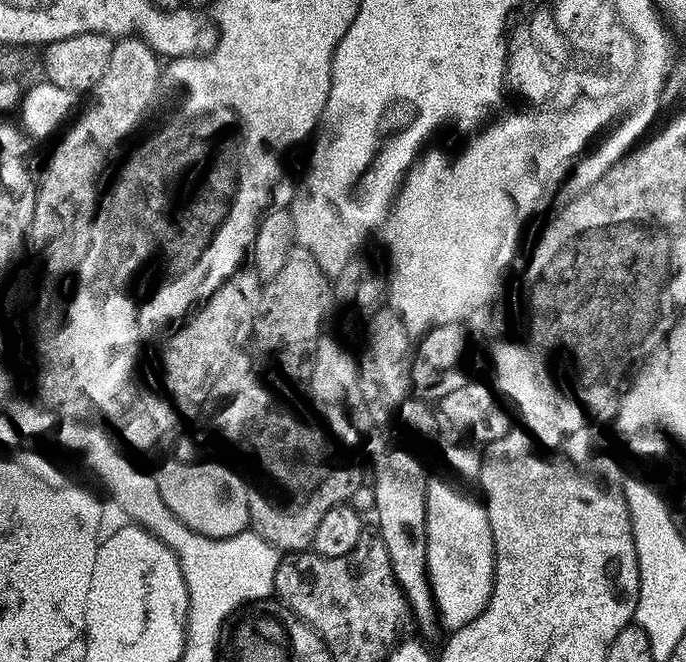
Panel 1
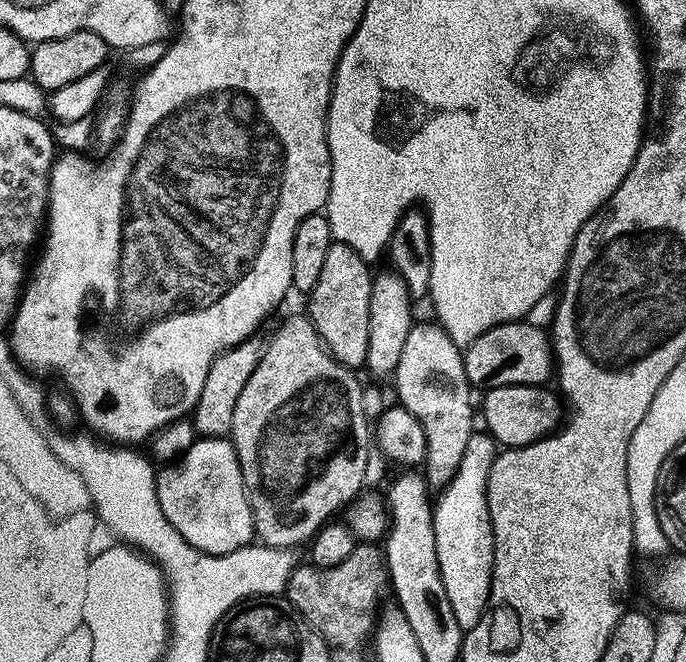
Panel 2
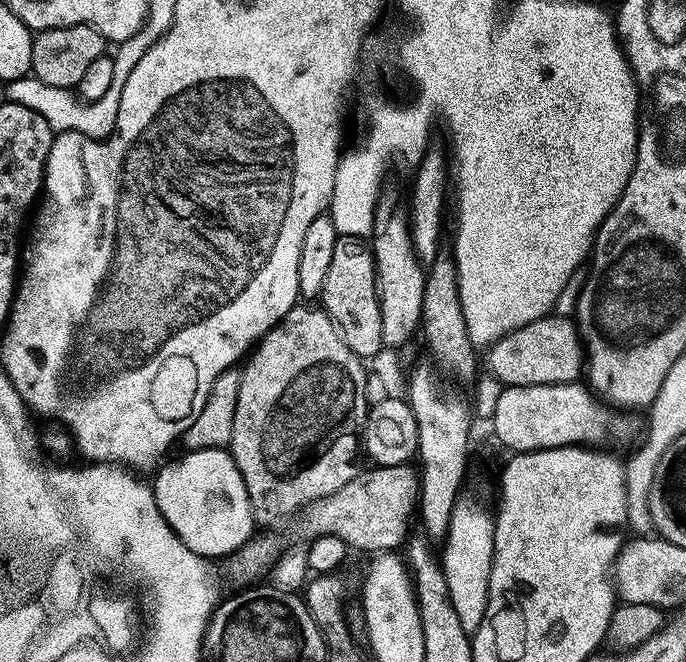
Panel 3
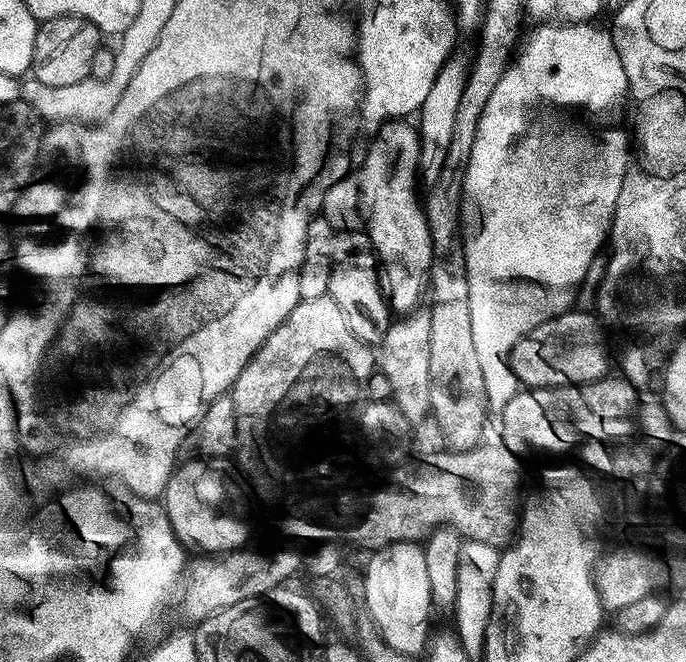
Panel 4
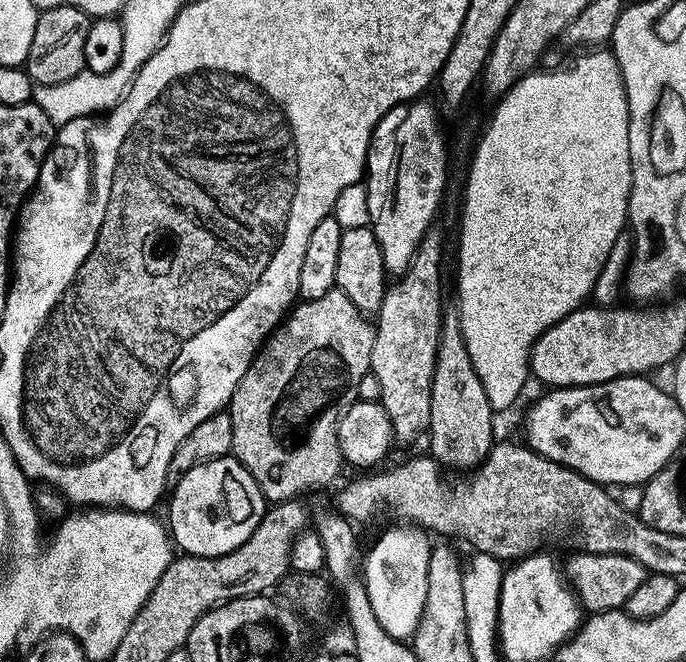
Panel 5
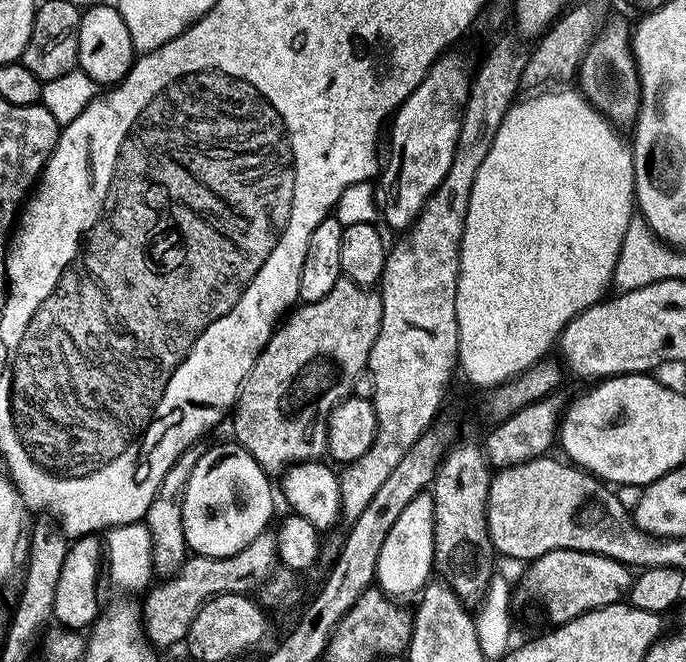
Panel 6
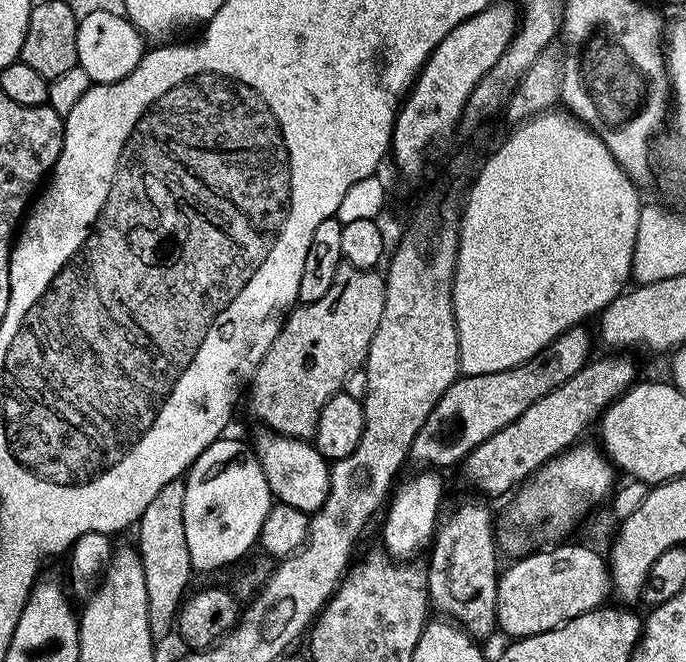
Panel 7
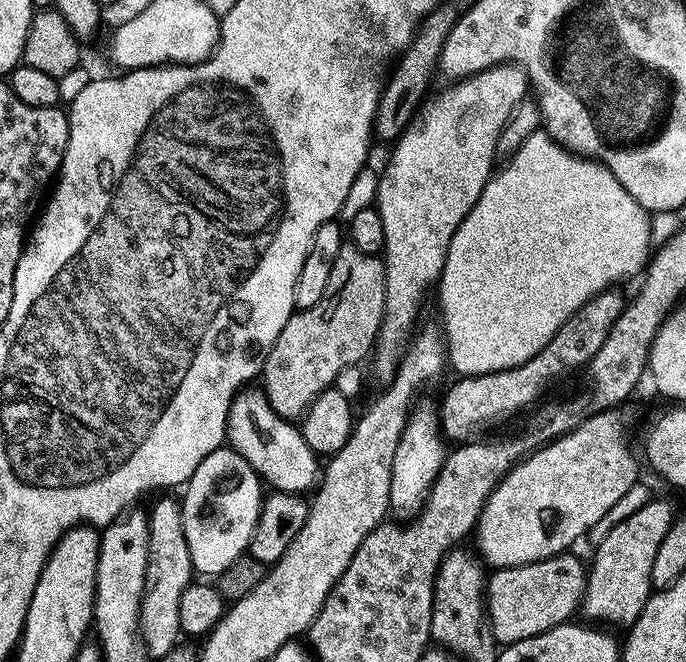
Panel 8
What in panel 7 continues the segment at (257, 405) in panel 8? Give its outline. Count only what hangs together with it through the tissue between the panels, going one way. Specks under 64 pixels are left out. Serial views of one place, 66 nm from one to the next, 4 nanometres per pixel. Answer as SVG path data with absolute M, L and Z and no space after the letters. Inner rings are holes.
M271 430L260 432L254 443L254 451L273 497L281 504L315 514L325 504L329 494L329 461L309 441L278 435Z

